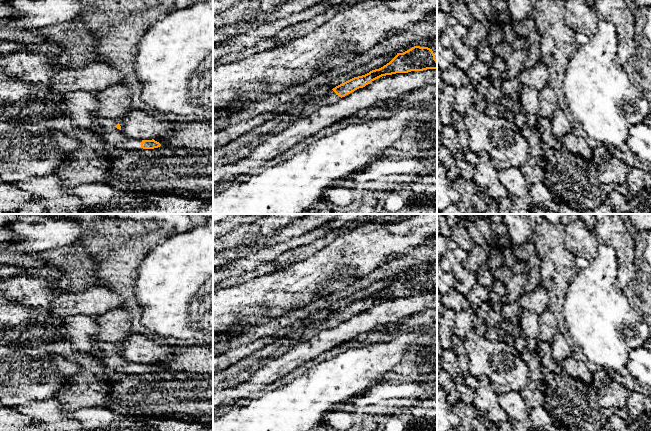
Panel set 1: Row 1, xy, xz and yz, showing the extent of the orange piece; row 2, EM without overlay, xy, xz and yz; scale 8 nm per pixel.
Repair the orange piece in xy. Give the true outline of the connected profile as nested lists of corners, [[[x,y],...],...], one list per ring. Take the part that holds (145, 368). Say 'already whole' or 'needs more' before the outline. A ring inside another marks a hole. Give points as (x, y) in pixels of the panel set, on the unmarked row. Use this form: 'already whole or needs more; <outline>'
needs more; [[[104,342],[99,346],[95,345],[92,354],[98,358],[105,368],[110,372],[137,374],[154,373],[161,368],[154,363],[139,364],[127,361],[122,355],[117,343]]]

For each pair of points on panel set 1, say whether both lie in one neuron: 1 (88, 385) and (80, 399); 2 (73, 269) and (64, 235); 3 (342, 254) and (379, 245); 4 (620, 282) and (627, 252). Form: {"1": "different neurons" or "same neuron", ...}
{"1": "same neuron", "2": "different neurons", "3": "same neuron", "4": "same neuron"}

